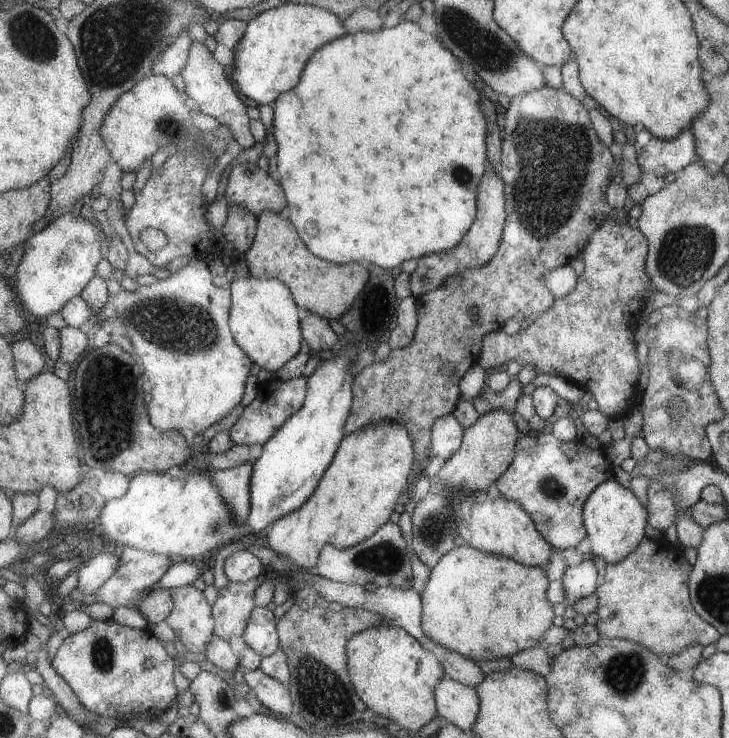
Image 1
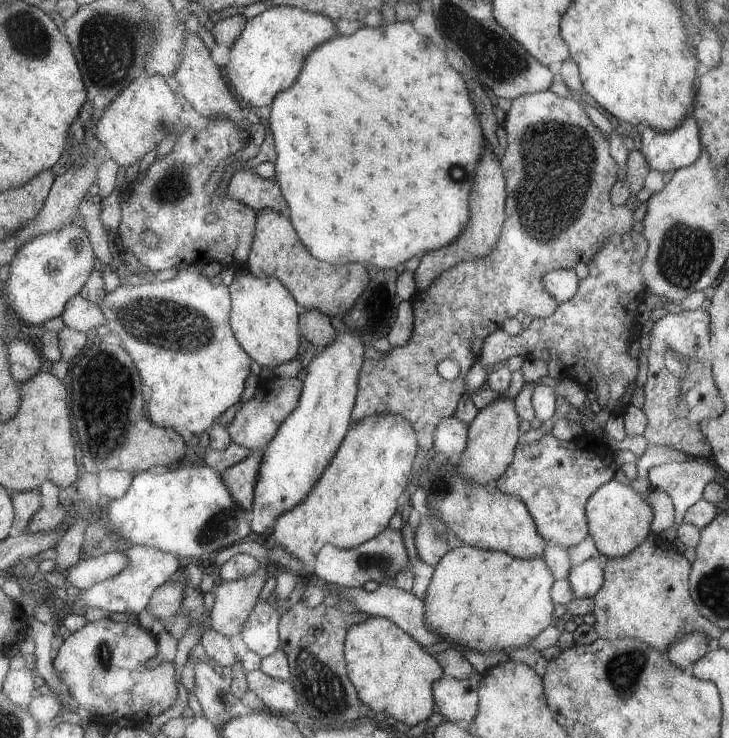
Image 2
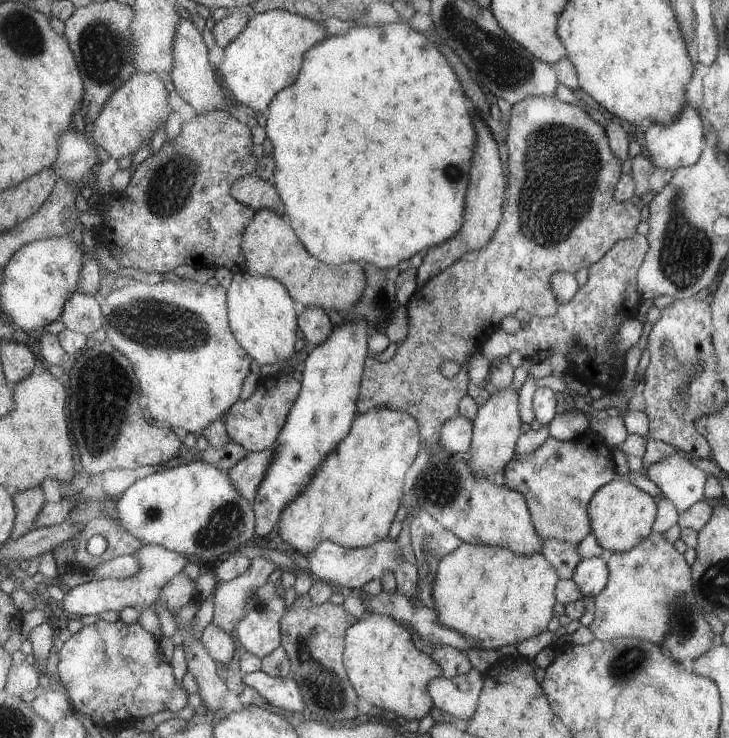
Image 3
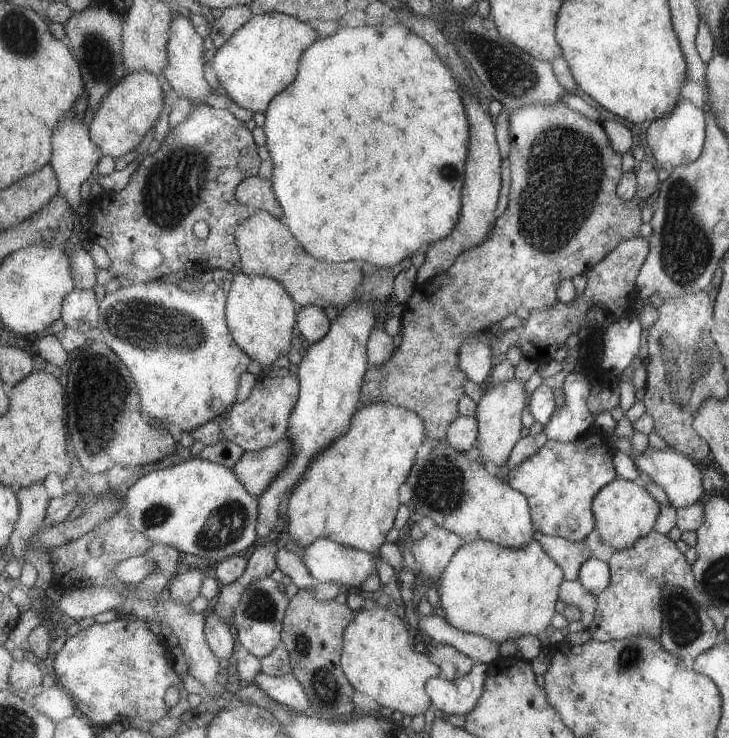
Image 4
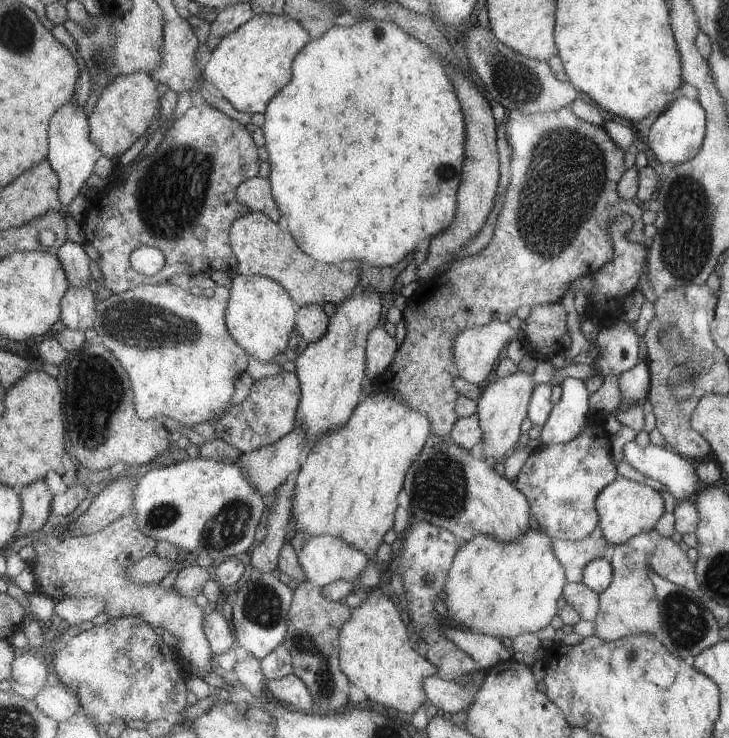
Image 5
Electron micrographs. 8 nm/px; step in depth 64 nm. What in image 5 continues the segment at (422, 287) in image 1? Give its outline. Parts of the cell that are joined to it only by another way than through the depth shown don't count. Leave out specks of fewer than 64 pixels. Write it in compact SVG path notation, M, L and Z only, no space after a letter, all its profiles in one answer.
M447 66L451 74L451 83L454 84L454 94L461 104L462 118L465 120L465 161L462 163L461 182L457 191L457 209L453 221L430 240L427 258L423 264L416 268L418 281L431 281L437 274L436 268L450 259L450 256L459 251L469 239L477 234L481 228L485 214L489 212L491 200L495 194L497 184L497 148L495 148L495 122L491 116L491 108L485 102L483 94L471 84L465 72L457 70L454 66Z

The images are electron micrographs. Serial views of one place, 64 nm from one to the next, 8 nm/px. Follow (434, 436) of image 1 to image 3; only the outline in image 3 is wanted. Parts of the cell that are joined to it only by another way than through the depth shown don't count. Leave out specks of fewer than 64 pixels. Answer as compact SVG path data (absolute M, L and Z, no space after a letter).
M461 415L449 418L443 422L439 430L439 441L436 447L443 447L449 454L465 452L469 449L471 441L472 420L465 420Z

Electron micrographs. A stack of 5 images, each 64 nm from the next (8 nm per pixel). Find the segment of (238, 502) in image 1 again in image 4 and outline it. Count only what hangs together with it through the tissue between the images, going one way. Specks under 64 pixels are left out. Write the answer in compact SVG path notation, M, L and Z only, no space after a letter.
M283 436L271 447L255 452L244 451L232 469L235 478L242 482L247 494L259 496L263 488L267 488L269 480L285 468L289 456L293 456L293 450L289 444L291 440Z

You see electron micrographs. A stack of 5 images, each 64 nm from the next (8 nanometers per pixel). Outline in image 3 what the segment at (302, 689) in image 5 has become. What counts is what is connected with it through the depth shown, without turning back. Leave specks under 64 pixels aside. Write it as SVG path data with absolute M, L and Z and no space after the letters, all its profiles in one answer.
M259 670L242 675L242 682L244 686L253 687L271 706L289 712L301 712L305 706L298 683L292 677L273 677Z

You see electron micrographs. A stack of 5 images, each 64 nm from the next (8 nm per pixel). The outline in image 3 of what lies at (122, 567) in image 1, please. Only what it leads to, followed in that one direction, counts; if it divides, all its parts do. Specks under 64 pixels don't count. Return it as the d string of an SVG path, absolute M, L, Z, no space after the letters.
M146 544L137 552L131 554L139 562L139 572L125 580L103 579L70 587L69 592L64 594L61 606L71 616L81 617L86 614L100 614L105 610L113 610L119 613L125 606L131 606L138 613L146 608L151 608L152 603L159 596L159 590L167 584L167 581L181 571L188 558L178 552L165 550L161 546Z

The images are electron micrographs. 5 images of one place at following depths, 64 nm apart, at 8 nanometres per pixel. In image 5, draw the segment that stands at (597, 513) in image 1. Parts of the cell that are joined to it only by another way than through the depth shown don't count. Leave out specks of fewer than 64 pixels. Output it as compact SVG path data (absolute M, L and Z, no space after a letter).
M621 476L598 494L596 511L599 514L602 536L613 546L630 541L640 533L650 532L665 513L663 498L657 488L647 483L632 482Z

